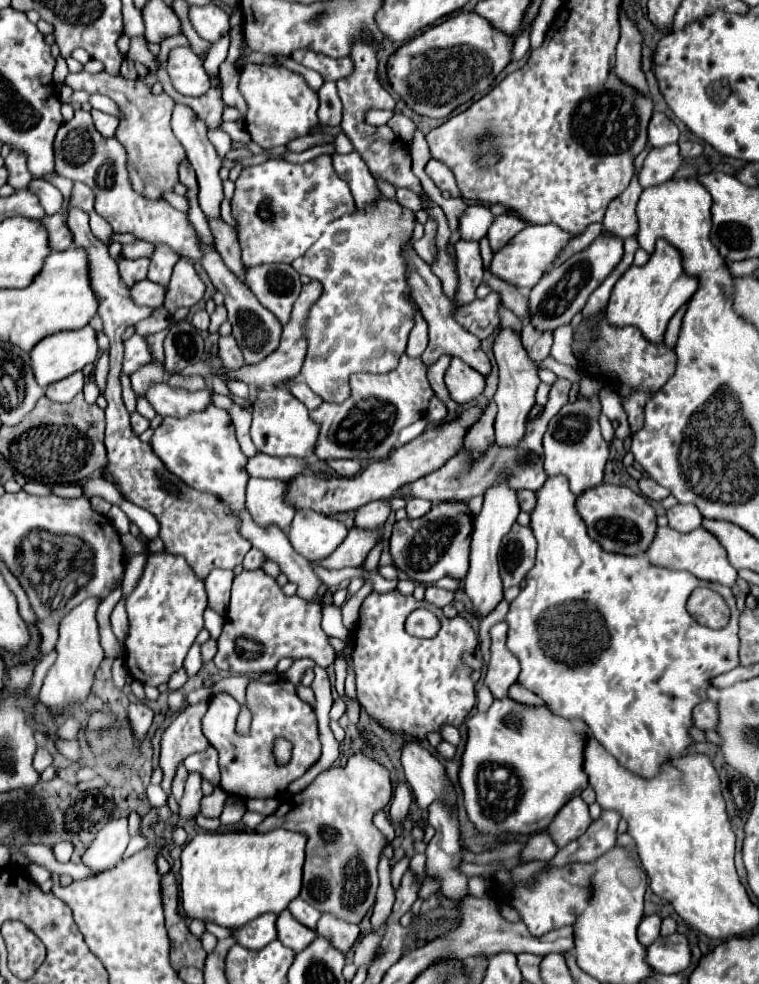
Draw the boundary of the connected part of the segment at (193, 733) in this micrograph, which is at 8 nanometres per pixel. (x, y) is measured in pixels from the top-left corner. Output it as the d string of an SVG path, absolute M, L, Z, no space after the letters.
M200 701L198 705L188 705L164 731L162 735L162 755L160 767L164 769L162 789L170 793L170 783L176 773L176 765L186 759L186 755L204 751L208 739L200 729L200 721L208 709L208 701Z

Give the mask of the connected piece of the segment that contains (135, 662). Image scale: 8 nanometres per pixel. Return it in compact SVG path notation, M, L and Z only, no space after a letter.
M158 553L148 555L148 565L144 575L126 599L126 613L130 631L124 641L126 645L126 667L130 675L144 685L162 685L176 673L188 649L196 641L196 635L204 627L202 613L206 609L206 591L204 581L194 575L186 559L180 555Z

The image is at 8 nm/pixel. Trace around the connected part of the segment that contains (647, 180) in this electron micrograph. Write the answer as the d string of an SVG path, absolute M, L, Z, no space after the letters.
M678 145L652 149L642 163L642 171L638 171L638 181L642 183L642 189L650 185L660 185L668 181L680 167L682 167L682 157Z

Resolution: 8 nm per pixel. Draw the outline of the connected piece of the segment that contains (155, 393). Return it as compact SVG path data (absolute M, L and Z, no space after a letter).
M168 383L152 385L146 393L146 399L152 403L154 411L160 415L170 417L186 417L194 411L202 411L208 405L212 405L212 387L206 385L198 391L186 391L186 389L172 389Z

